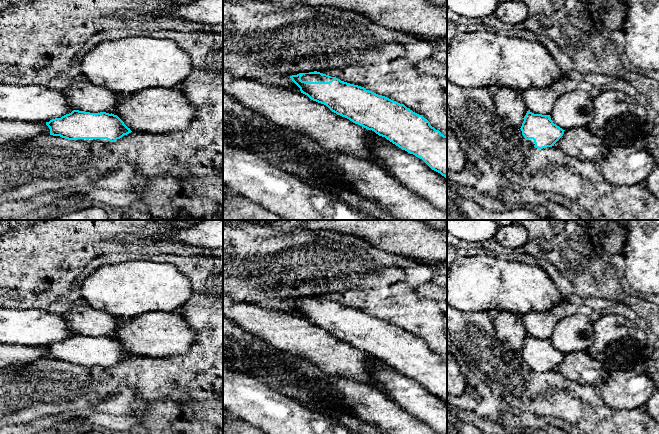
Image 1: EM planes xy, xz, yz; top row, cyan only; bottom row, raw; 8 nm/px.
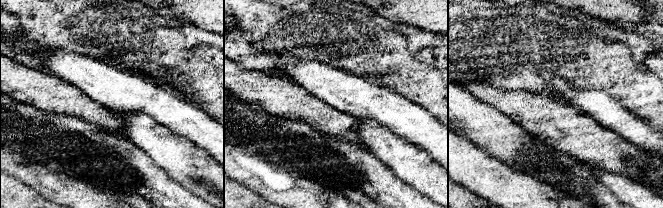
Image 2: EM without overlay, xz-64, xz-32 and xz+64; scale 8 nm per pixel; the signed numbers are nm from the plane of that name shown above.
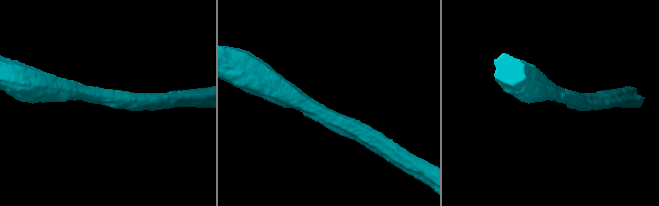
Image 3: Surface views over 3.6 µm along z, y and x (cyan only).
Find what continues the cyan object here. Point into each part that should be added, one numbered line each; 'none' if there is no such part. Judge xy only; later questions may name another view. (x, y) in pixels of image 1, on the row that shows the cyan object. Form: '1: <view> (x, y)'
1: xy (88, 141)

